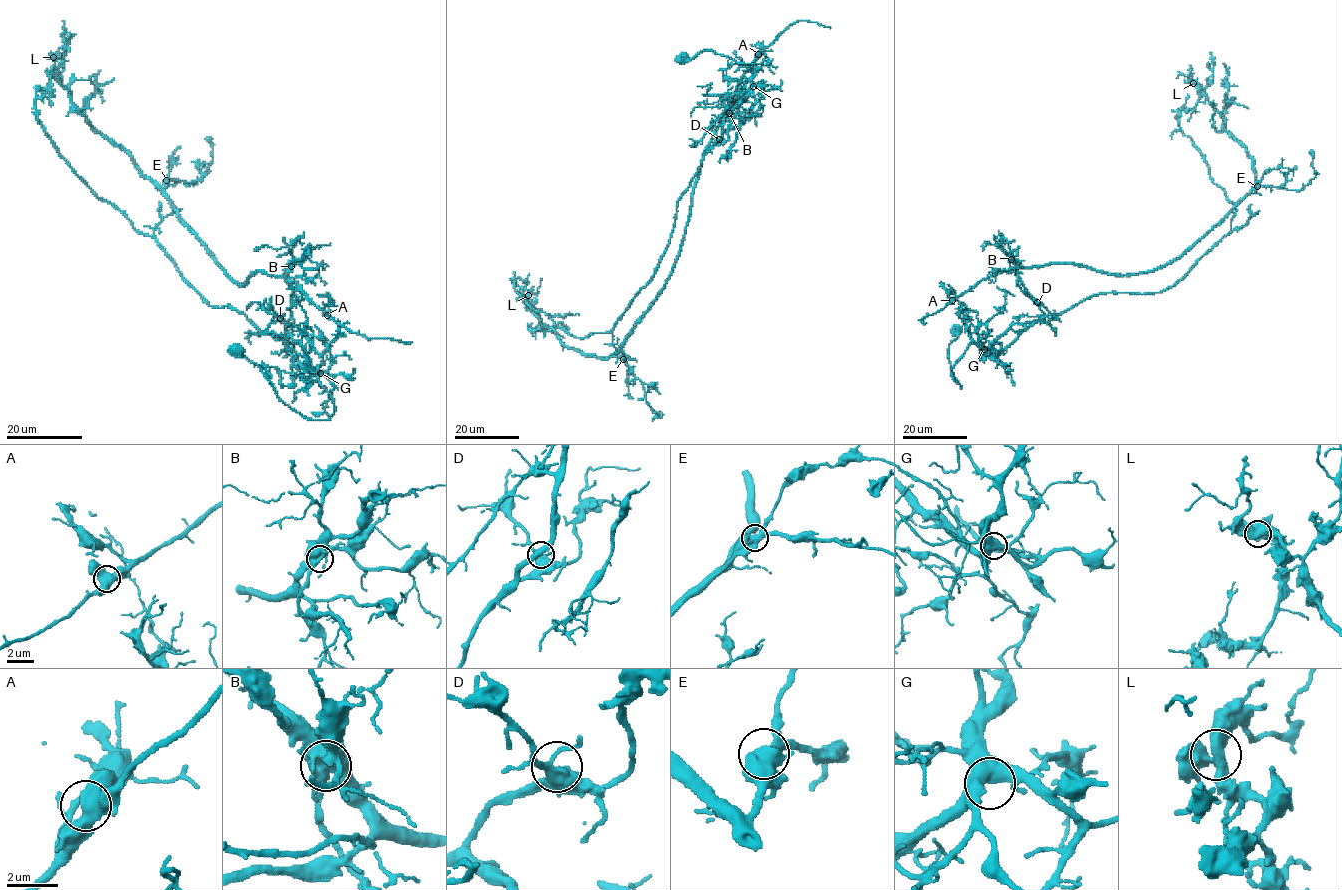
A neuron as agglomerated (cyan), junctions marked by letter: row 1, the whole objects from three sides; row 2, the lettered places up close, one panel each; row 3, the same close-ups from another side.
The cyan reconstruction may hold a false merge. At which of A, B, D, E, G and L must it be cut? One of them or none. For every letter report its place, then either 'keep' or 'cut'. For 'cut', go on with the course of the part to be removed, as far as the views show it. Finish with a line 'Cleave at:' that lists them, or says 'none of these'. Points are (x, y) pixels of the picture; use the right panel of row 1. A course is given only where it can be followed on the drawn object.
A: (952, 300) | keep
B: (1011, 259) | cut | (1011, 258), (1052, 314), (1098, 294), (1175, 285), (1236, 213), (1180, 127), (1199, 89)
D: (1037, 302) | keep
E: (1257, 186) | keep
G: (984, 349) | keep
L: (1193, 83) | keep
Cleave at: B

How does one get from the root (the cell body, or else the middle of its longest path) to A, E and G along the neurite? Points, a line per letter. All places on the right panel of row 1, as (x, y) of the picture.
A: (956, 330), (948, 360), (962, 388), (951, 370), (971, 343), (986, 350), (1048, 310), (1014, 271), (952, 300)
E: (956, 330), (962, 388), (951, 370), (971, 343), (986, 350), (1048, 313), (1016, 268), (1153, 270), (1257, 186)
G: (956, 330), (957, 337), (948, 345), (948, 360), (961, 388), (952, 378), (952, 366), (971, 343), (984, 349)

